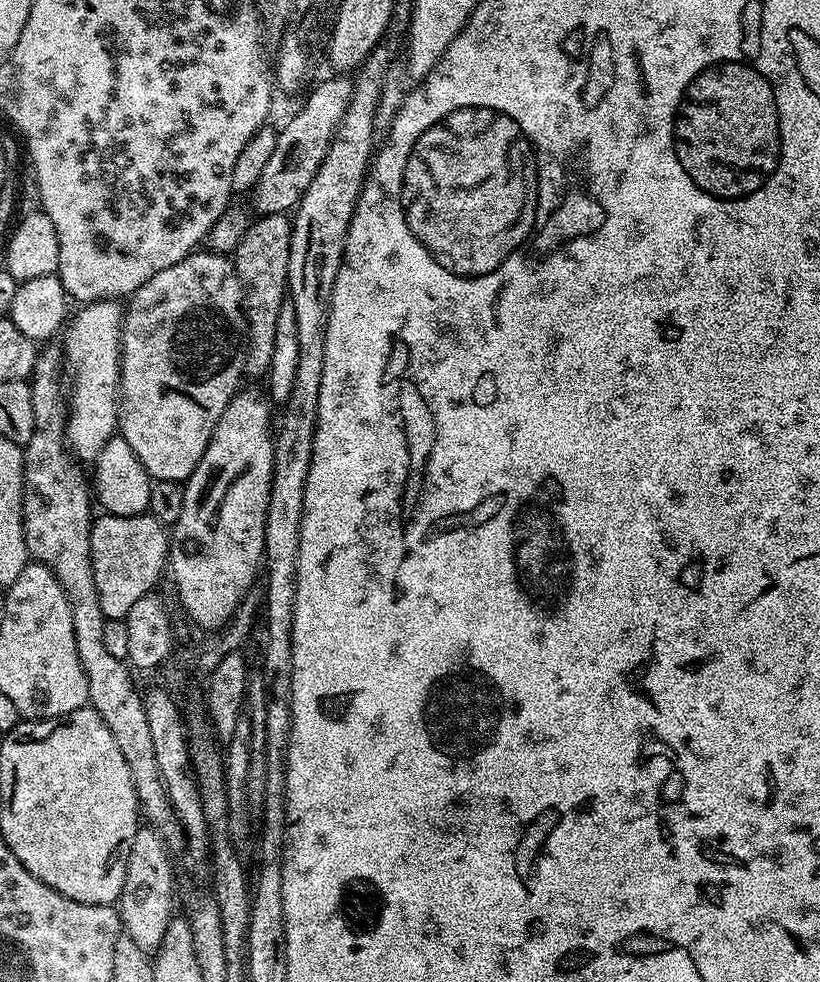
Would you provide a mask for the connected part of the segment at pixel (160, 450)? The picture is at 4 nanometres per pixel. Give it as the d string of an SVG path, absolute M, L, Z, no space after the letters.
M207 250L194 251L186 258L182 258L182 262L174 262L170 270L162 270L162 274L154 274L150 282L146 282L137 292L132 293L126 304L124 329L120 331L120 423L118 432L126 438L126 442L130 442L130 450L138 454L142 466L146 466L153 480L184 482L198 466L202 454L206 454L210 434L214 434L214 426L218 426L218 418L222 418L222 410L226 410L226 406L241 387L245 351L244 288L236 273L235 263L227 255Z

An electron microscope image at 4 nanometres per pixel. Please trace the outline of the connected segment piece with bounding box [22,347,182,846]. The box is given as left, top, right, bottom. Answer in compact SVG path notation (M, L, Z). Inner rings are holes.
M59 347L48 348L39 353L36 365L30 377L34 394L34 434L30 434L30 442L23 445L24 449L24 497L22 498L22 514L24 515L24 537L29 557L35 563L45 564L58 578L66 598L70 602L70 610L74 618L74 642L78 642L78 658L82 662L82 670L88 683L88 704L106 722L110 734L118 742L118 750L122 750L122 758L126 758L126 766L130 766L130 778L134 782L136 801L140 803L143 819L151 827L159 830L169 845L180 844L182 833L176 823L176 815L170 806L170 798L164 789L164 783L158 770L158 762L154 759L154 746L150 739L150 725L146 723L146 710L141 693L138 694L136 684L132 681L133 673L125 661L114 658L108 651L103 640L106 639L106 620L102 614L102 602L98 602L98 586L94 586L94 566L90 554L90 530L94 519L94 496L86 474L80 470L81 465L68 450L68 441L64 438L64 423L68 421L66 392L62 387L62 352Z

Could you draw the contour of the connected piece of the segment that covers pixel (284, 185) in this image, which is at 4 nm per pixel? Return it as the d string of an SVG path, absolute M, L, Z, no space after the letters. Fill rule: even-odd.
M332 74L329 77L312 93L307 93L308 101L301 106L300 113L276 133L278 146L274 146L274 154L270 154L270 162L266 162L262 170L262 178L258 178L250 193L252 204L260 216L291 213L299 205L302 194L306 194L306 186L314 182L314 174L318 174L322 158L326 158L326 150L334 138L336 126L346 114L352 97L352 80L347 75Z

